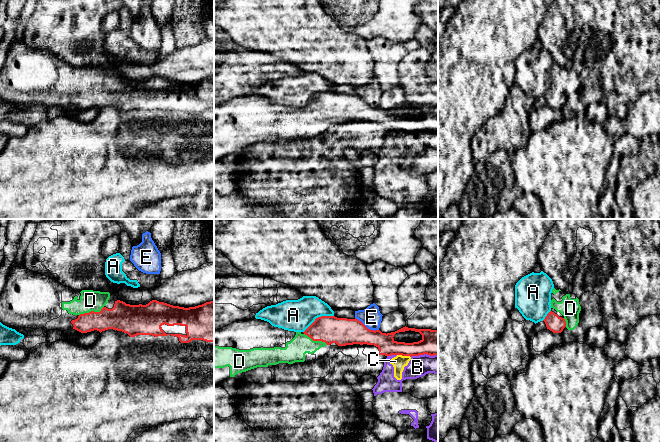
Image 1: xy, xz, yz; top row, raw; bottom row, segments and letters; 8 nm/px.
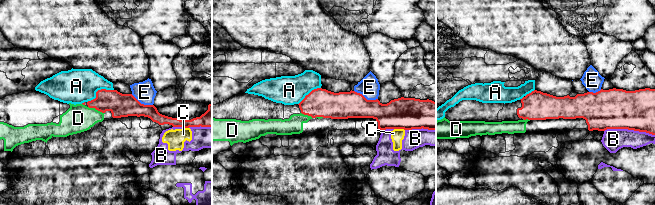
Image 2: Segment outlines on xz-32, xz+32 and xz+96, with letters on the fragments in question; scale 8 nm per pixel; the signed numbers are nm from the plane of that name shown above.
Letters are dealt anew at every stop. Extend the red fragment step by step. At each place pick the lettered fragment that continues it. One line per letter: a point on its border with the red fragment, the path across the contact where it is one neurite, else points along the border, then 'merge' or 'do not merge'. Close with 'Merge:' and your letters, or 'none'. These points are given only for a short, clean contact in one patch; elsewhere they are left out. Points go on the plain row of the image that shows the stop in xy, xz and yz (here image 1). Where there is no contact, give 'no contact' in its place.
A: meets red in xz at (318, 93); do not merge
B: meets red in xz at (391, 130); do not merge
C: meets red in xz at (404, 131); do not merge
D: meets red in xy at (91, 87); runs through xy (121, 93), (97, 93), (91, 87), (90, 76); merge
E: meets red in xz at (366, 103); border along xz (355, 93), (368, 104), (378, 106); do not merge
Merge: D

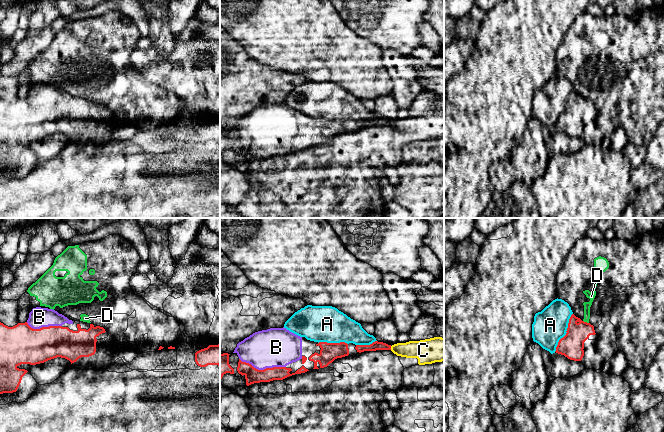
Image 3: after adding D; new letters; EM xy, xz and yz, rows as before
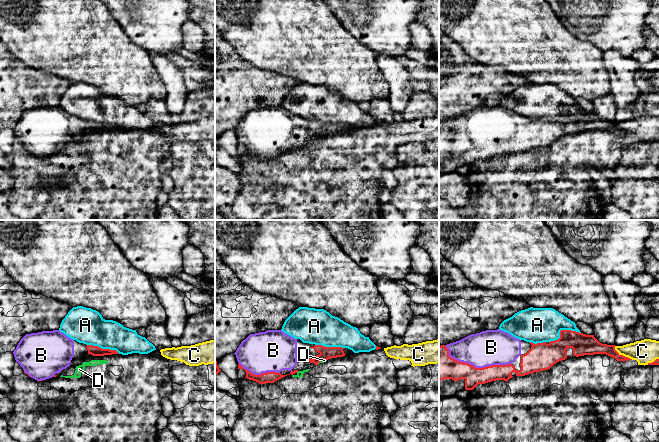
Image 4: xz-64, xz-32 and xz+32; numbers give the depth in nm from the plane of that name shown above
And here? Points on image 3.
A: meets red in yz at (566, 107); do not merge
B: meets red in xz at (262, 146); merge
C: meets red in xz at (390, 124); do not merge
D: meets red in yz at (586, 98); do not merge
Merge: B

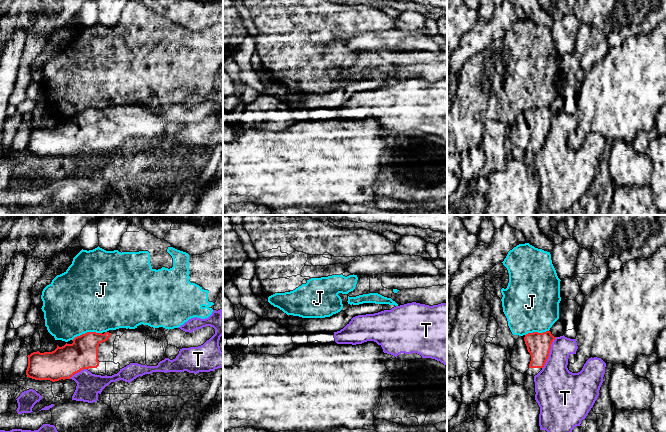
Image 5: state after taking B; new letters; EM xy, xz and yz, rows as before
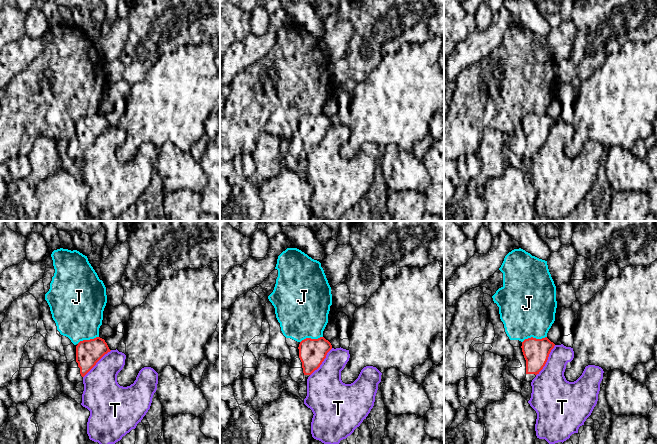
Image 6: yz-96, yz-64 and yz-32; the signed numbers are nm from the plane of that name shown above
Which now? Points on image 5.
J: meets red in xy at (87, 108); border along xy (101, 108), (85, 108), (77, 111), (72, 116); do not merge
T: meets red in yz at (549, 128); do not merge
Merge: none

